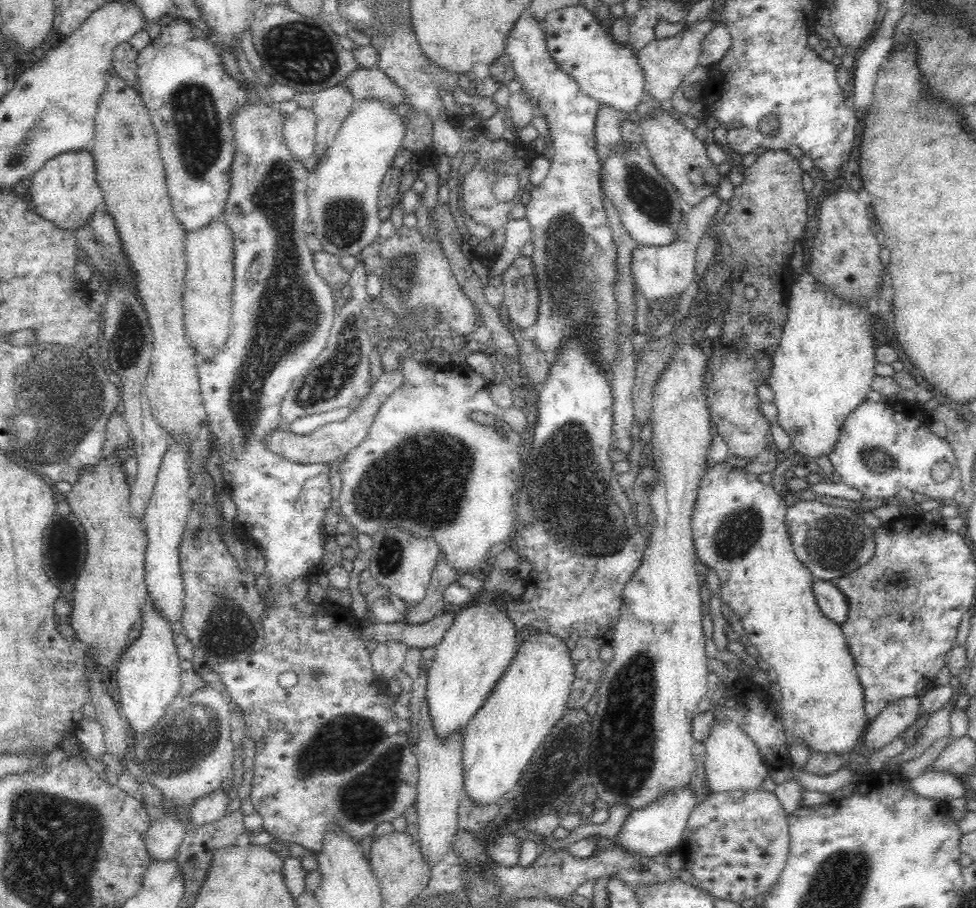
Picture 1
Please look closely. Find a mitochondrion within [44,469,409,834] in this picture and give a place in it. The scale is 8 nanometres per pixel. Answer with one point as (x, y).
(351, 744)

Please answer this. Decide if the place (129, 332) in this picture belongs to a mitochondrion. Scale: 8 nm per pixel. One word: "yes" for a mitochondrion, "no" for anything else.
yes

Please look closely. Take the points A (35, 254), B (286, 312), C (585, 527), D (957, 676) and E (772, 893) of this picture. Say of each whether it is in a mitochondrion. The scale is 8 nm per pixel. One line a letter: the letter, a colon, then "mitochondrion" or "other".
A: other
B: mitochondrion
C: mitochondrion
D: other
E: other

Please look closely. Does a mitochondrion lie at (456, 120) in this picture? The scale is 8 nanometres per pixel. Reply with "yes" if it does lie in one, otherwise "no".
no

